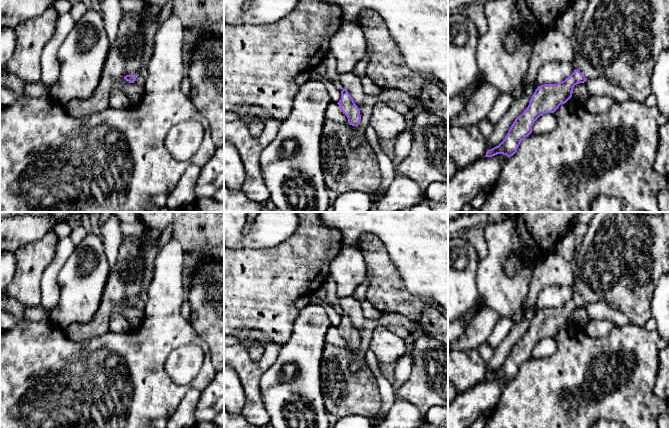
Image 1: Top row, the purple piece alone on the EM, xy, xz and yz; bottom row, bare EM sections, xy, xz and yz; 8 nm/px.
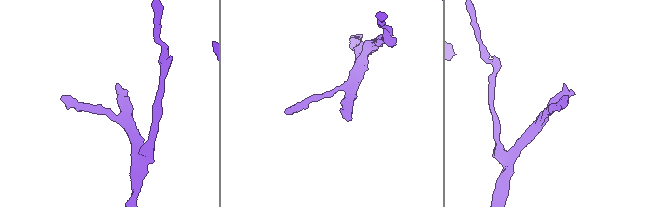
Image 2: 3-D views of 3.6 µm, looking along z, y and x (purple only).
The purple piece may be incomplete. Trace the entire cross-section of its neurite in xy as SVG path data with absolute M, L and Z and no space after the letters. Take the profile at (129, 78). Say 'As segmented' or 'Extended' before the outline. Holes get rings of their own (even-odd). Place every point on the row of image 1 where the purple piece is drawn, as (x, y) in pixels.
Extended. M124 13L118 26L116 40L110 48L104 63L96 91L88 99L72 99L65 106L68 115L82 118L109 107L109 97L115 80L134 83L142 68L143 19L145 13Z

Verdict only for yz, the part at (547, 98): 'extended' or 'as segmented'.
extended

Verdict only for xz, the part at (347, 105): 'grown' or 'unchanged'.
grown

